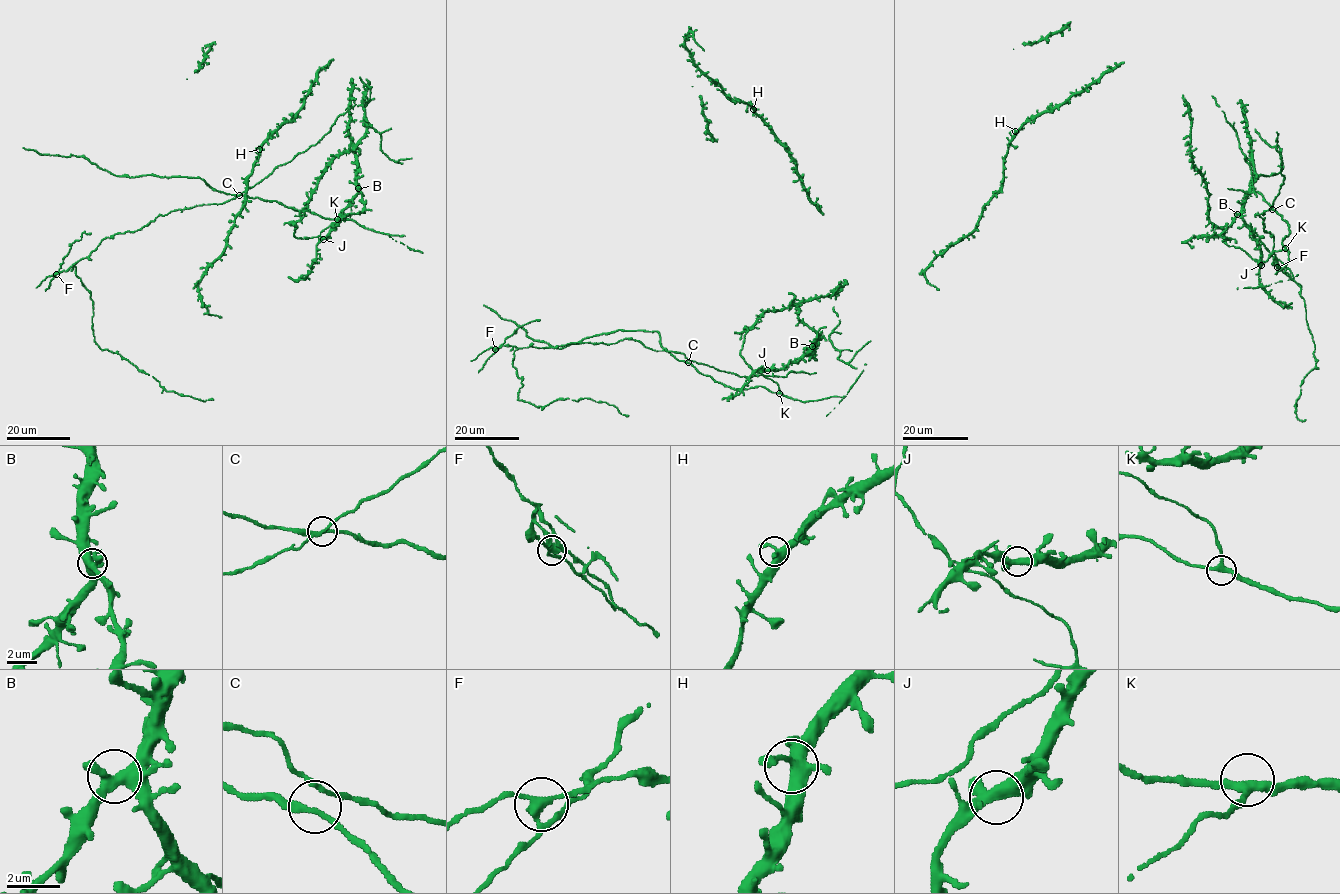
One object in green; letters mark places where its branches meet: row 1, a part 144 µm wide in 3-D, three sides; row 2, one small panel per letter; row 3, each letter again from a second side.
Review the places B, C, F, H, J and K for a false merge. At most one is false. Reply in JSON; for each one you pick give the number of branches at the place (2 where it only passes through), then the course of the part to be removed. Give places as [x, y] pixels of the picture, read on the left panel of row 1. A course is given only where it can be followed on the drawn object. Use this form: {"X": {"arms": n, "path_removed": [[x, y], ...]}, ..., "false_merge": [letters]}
{"F": {"arms": 4, "path_removed": [[56, 274], [71, 245], [80, 240], [83, 232], [91, 233]]}, "false_merge": ["F"]}

